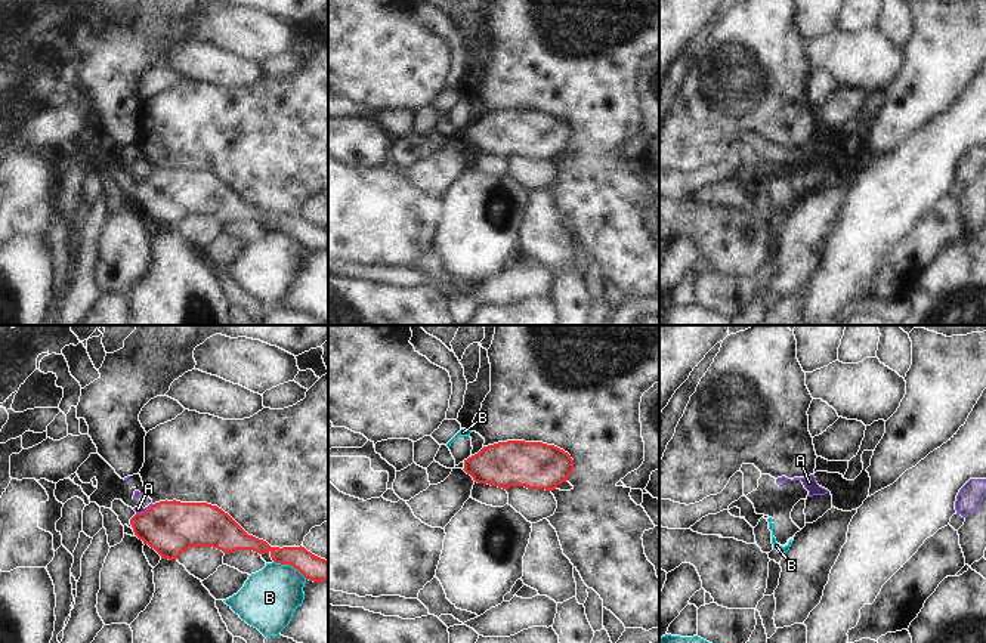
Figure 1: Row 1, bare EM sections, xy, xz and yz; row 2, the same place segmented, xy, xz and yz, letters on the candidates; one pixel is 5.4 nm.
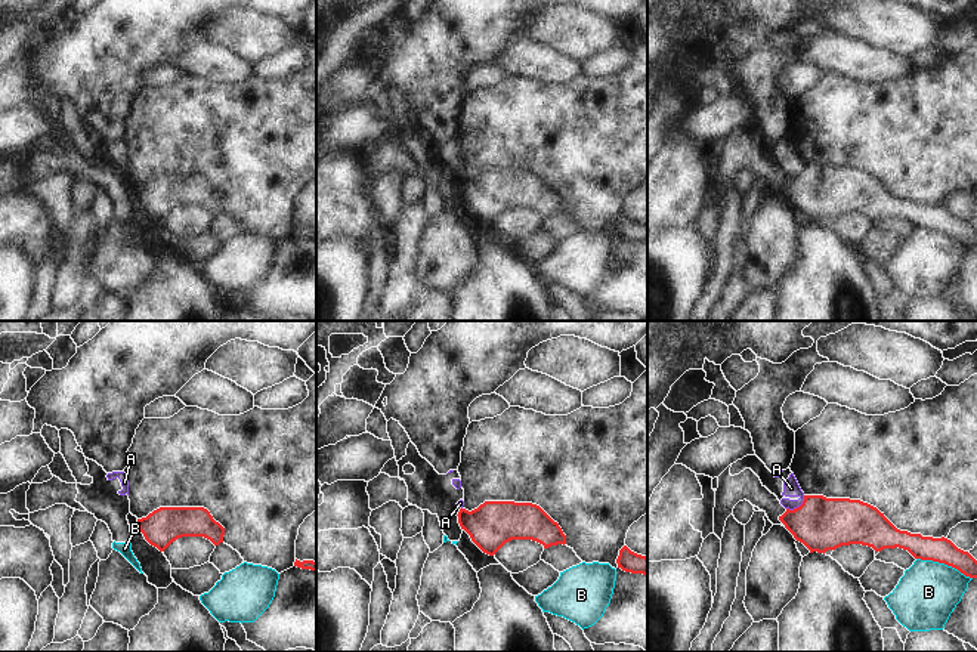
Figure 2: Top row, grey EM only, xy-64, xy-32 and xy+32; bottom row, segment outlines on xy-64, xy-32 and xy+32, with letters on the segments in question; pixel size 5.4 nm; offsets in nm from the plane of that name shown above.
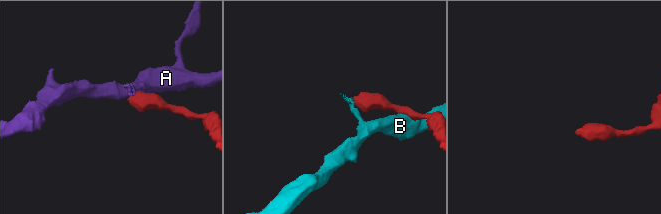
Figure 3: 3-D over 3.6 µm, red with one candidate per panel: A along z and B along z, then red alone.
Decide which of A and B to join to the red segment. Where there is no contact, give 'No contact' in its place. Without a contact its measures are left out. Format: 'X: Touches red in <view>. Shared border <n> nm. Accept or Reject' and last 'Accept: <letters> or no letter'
A: Touches red in xy. Shared border 110 nm. Reject
B: Touches red in xy. Shared border 200 nm. Reject
Accept: no letter.

